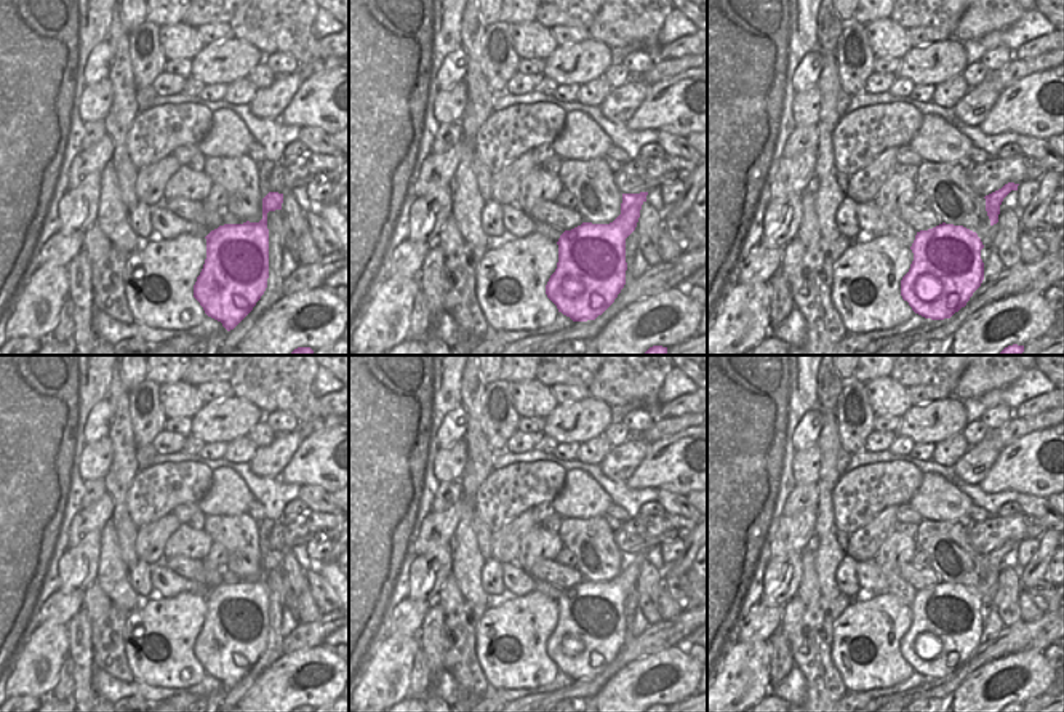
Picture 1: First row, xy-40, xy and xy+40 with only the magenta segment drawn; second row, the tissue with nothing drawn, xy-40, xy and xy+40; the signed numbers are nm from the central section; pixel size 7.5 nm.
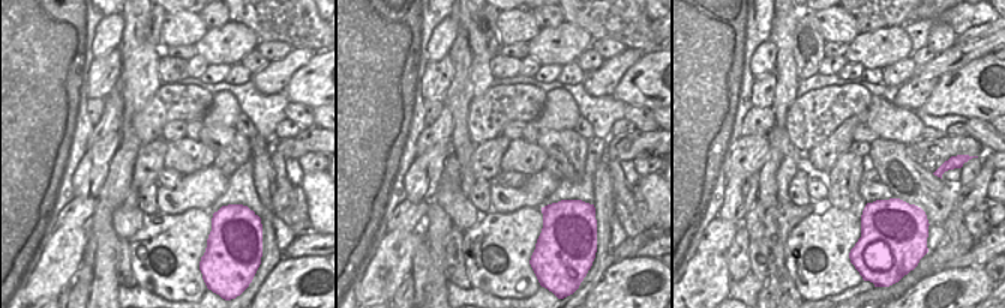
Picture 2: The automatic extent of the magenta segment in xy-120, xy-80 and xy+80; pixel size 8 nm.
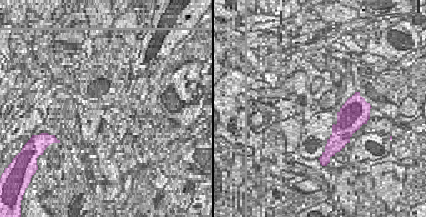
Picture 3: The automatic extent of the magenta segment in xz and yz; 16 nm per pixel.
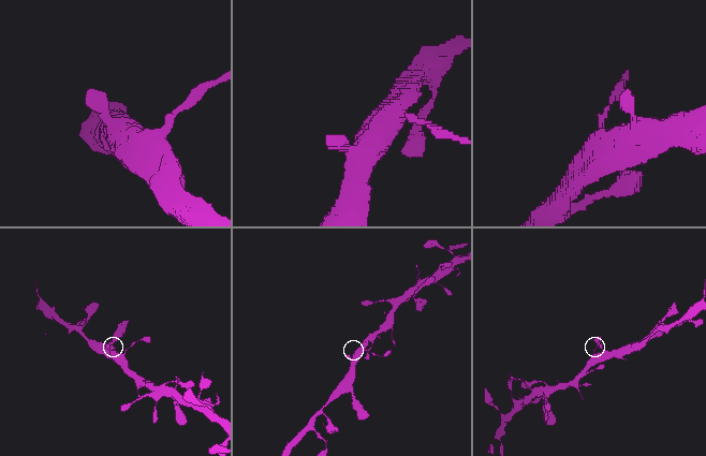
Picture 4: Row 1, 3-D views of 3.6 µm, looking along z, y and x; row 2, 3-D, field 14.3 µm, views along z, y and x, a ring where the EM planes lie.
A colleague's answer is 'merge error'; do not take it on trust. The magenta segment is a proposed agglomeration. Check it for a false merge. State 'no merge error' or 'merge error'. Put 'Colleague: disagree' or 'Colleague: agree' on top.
Colleague: disagree
no merge error

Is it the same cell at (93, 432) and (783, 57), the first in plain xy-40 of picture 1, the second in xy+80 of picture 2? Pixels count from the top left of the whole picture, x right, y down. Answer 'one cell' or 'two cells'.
two cells

